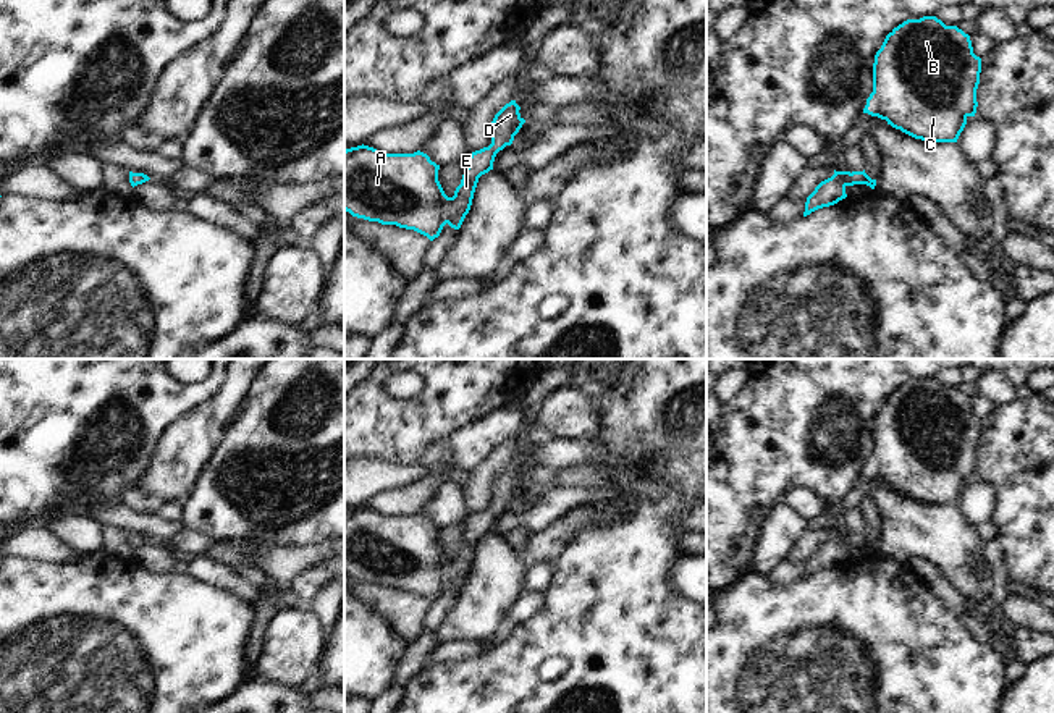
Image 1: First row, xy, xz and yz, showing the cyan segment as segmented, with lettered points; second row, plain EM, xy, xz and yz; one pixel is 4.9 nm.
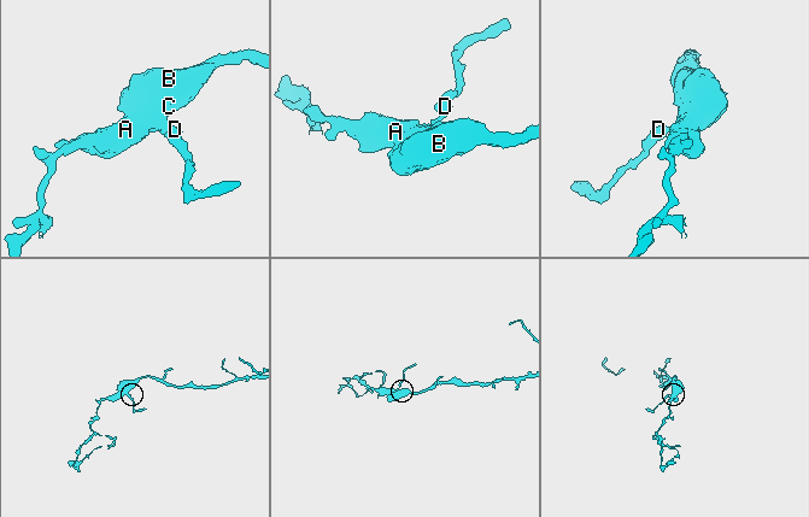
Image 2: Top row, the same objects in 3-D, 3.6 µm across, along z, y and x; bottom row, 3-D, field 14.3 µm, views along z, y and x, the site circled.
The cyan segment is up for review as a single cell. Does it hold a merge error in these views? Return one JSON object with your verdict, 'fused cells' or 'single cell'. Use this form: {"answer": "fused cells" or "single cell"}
{"answer": "single cell"}

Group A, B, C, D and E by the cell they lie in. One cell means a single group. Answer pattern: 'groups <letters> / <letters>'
groups A B C D E

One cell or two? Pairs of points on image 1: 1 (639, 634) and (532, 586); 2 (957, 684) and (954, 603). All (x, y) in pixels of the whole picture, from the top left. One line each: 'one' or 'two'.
1: two
2: two

